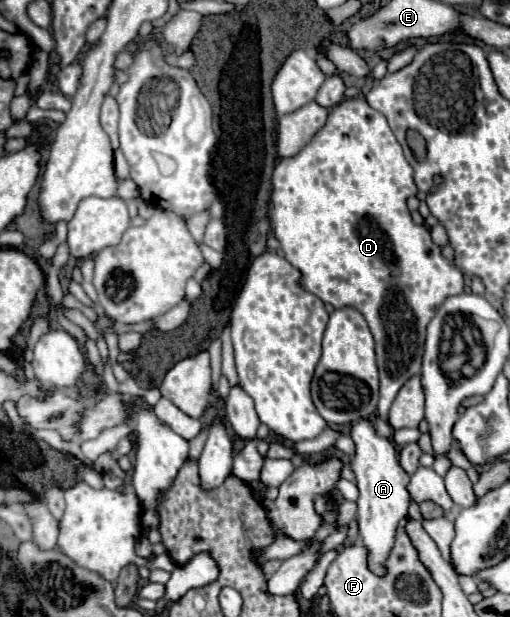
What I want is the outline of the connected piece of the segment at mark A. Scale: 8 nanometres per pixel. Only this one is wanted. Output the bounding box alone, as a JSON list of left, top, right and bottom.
[350,418,410,576]

